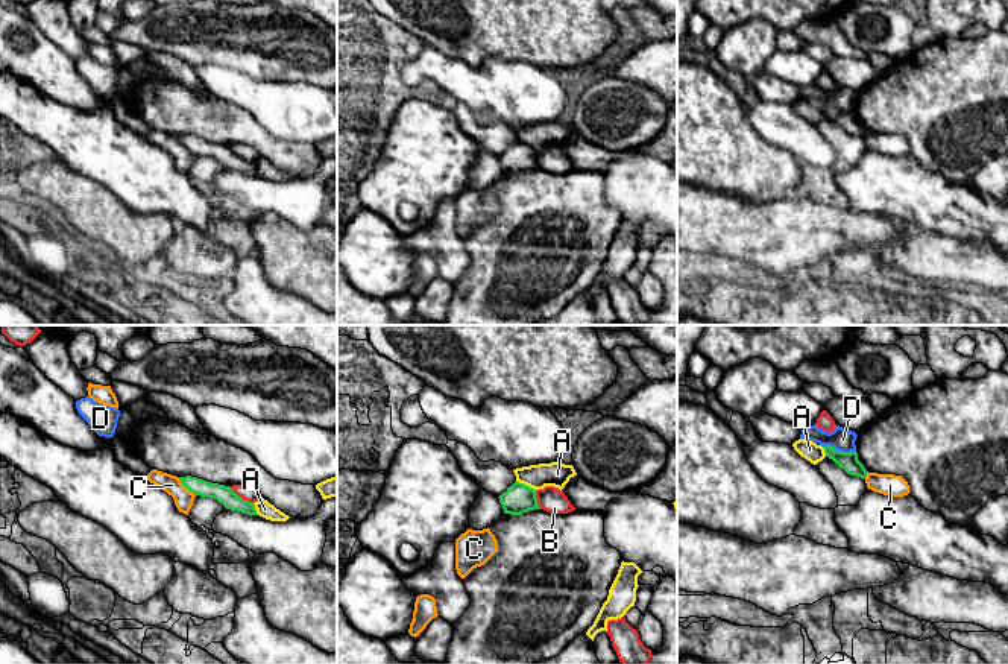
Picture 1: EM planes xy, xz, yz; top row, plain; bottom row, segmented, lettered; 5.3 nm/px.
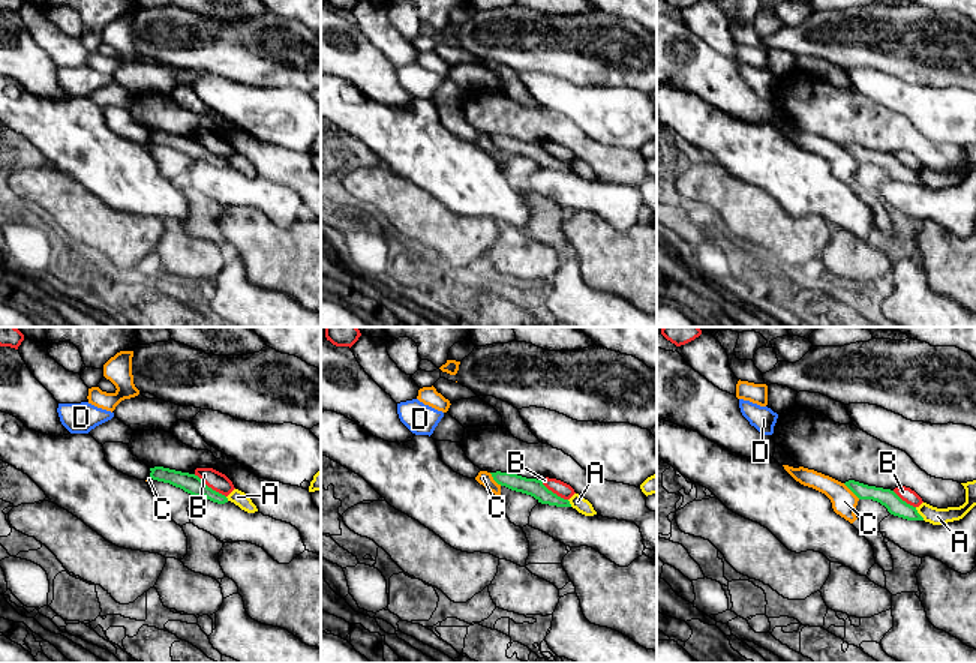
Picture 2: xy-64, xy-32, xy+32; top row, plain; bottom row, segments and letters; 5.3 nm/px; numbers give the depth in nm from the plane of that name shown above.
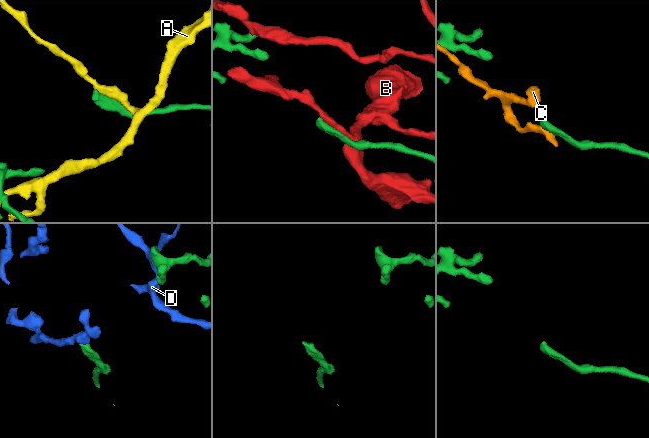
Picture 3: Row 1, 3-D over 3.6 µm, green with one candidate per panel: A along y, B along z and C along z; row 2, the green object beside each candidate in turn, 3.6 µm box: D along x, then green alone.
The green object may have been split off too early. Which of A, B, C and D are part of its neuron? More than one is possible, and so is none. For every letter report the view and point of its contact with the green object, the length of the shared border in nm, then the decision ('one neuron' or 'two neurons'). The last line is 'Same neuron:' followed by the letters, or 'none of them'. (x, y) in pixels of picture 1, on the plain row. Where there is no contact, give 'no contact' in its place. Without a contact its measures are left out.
A: meets green in xz at (526, 145); contact 120 nm long; two neurons
B: meets green in xy at (240, 157); contact 160 nm long; two neurons
C: meets green in xy at (185, 146); contact 140 nm long; two neurons
D: meets green in yz at (840, 111); contact 180 nm long; two neurons
Same neuron: none of them

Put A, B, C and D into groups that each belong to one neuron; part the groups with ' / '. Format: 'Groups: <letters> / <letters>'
Groups: A / B / C / D

